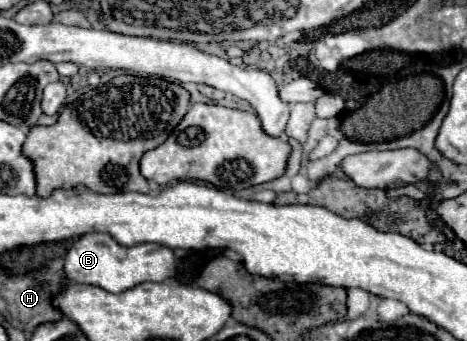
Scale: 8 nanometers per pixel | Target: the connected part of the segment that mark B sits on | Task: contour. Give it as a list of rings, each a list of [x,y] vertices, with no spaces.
[[[90,233],[74,241],[64,257],[64,269],[68,281],[98,285],[110,293],[122,293],[144,281],[166,281],[176,275],[176,257],[166,247],[154,247],[154,243],[144,243],[142,247],[120,247],[110,239],[110,235]]]

